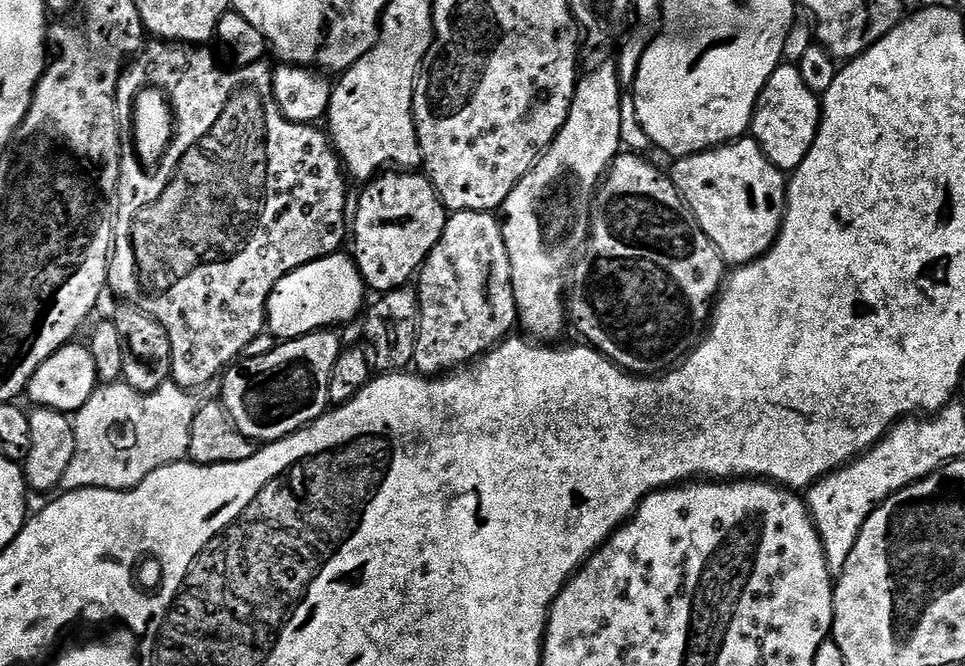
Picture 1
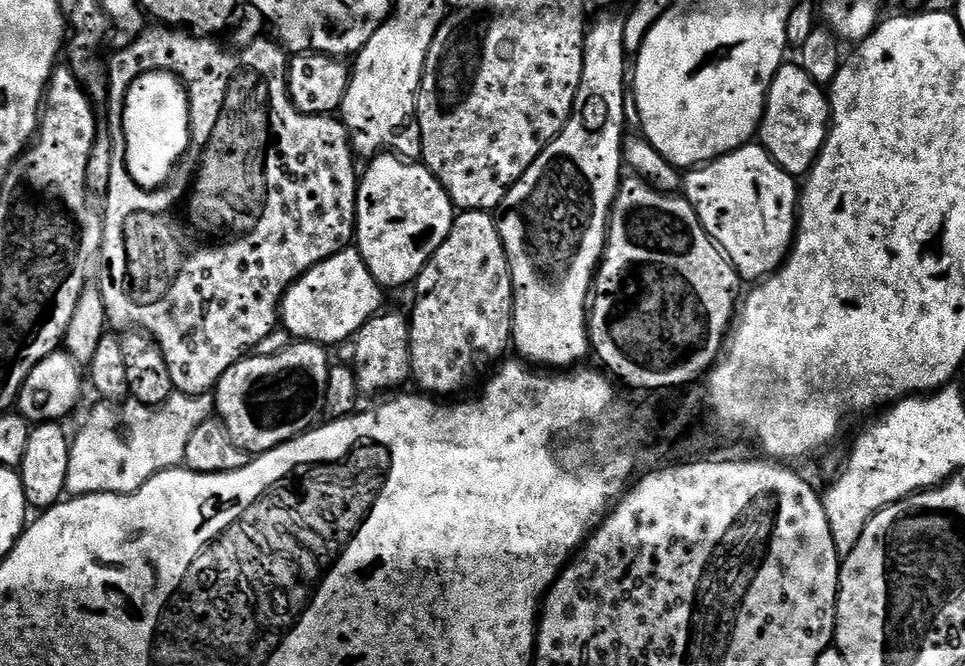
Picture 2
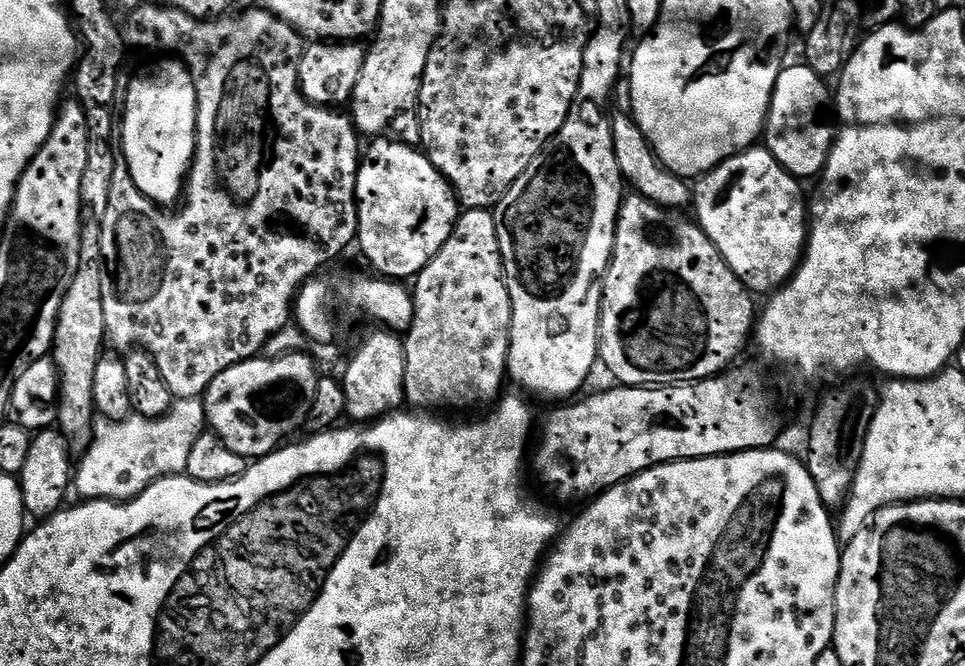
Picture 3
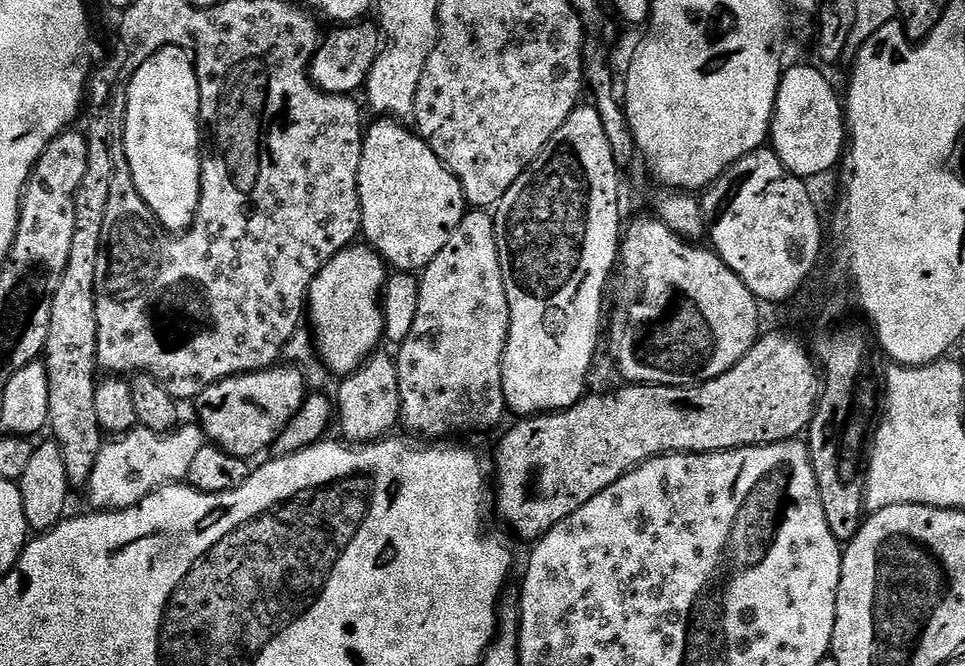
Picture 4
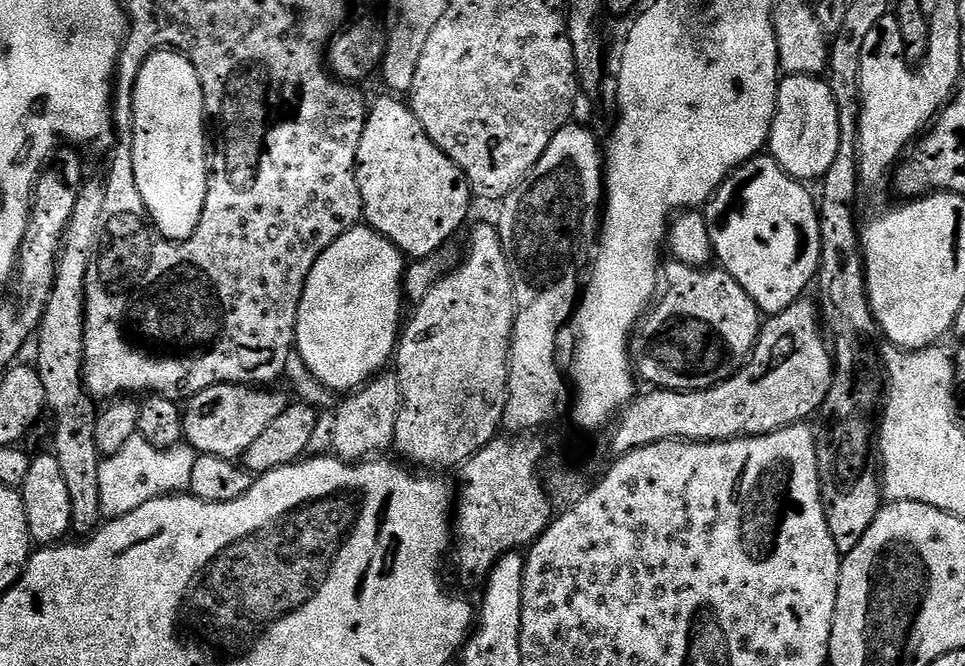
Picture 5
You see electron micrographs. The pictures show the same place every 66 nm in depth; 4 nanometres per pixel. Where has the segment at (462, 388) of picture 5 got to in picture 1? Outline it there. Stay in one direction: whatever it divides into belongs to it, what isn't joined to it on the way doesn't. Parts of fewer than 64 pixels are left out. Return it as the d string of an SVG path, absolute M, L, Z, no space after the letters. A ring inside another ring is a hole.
M453 212L442 230L442 238L438 238L434 250L430 250L424 259L424 266L418 273L420 329L414 361L415 371L419 375L436 378L459 370L513 335L512 327L515 329L518 324L516 299L510 254L506 254L506 242L502 238L500 225L501 221L491 212Z

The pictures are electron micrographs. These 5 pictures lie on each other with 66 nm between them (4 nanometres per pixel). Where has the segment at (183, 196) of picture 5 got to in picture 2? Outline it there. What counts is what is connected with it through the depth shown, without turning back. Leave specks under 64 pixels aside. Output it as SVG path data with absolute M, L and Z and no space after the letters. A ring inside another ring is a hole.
M156 70L130 83L124 104L126 166L139 188L152 191L167 183L188 150L190 120L186 89L172 73Z

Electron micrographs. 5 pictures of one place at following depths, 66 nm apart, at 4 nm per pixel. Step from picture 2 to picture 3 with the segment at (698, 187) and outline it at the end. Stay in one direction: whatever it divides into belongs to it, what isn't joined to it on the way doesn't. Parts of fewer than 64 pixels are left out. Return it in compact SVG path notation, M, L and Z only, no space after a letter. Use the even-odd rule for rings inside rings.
M753 146L722 162L714 170L705 172L692 188L692 204L696 208L694 216L700 229L710 238L710 242L714 242L730 270L738 274L738 278L753 294L768 294L781 284L787 284L804 259L810 231L810 208L806 200L804 204L800 184L797 177L791 176L774 159L767 147Z

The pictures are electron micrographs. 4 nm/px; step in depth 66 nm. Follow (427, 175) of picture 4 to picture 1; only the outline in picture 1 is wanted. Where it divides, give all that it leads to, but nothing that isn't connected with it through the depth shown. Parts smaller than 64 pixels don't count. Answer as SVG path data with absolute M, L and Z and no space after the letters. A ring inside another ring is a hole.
M412 170L385 171L367 181L363 188L364 193L361 194L360 201L357 204L355 201L354 204L354 232L356 228L354 259L364 283L373 293L393 292L395 288L405 287L411 281L408 279L411 276L413 279L423 268L424 259L428 257L430 250L434 250L438 238L442 238L442 230L450 213L440 201L440 196L428 177Z

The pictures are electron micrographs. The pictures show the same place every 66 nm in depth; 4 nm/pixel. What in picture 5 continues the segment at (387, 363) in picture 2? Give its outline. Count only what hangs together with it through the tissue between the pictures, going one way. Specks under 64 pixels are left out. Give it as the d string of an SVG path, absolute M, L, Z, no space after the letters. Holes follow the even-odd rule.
M395 374L374 376L355 392L345 395L334 408L336 421L332 424L332 444L336 447L335 455L341 460L363 462L387 453L384 451L391 449L396 442L401 406L400 378Z

